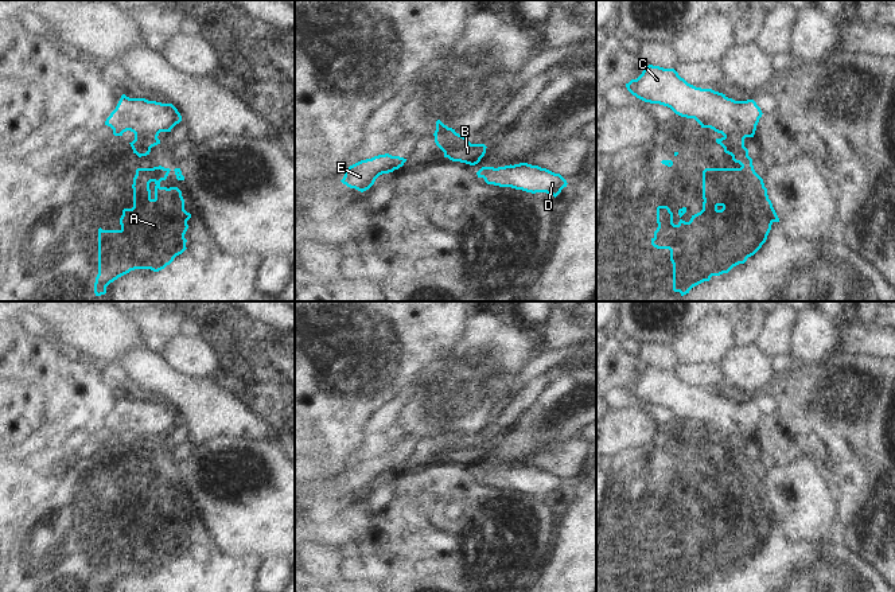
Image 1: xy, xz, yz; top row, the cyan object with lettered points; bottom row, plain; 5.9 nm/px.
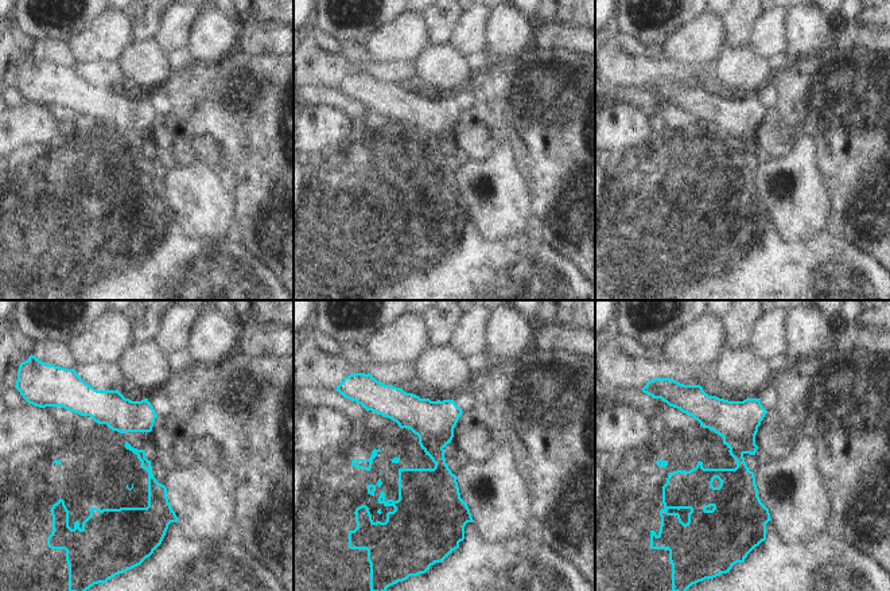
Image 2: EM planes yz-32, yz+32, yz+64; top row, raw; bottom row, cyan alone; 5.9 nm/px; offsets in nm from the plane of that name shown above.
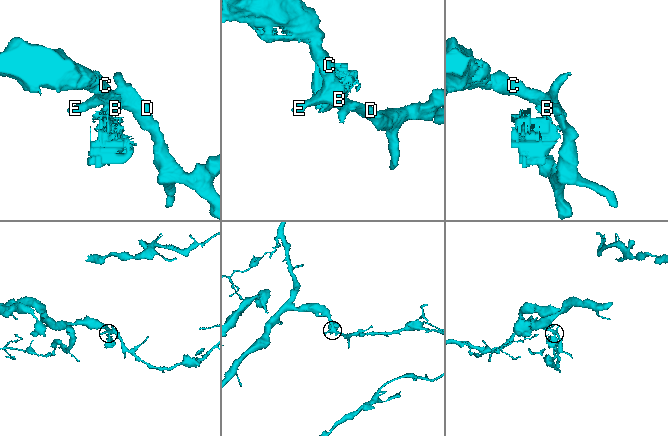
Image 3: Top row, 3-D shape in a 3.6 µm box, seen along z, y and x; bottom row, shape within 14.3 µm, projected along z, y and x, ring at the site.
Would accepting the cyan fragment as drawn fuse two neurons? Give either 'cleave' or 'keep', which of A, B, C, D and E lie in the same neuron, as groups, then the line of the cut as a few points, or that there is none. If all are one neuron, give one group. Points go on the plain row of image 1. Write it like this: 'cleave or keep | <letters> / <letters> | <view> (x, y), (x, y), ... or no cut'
cleave | A / B C D E | yz (723, 439), (736, 448), (743, 448)

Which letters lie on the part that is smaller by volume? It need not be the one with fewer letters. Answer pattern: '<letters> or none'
A

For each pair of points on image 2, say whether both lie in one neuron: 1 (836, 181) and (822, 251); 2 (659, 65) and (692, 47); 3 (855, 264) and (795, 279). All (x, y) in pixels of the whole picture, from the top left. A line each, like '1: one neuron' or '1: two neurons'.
1: two neurons
2: two neurons
3: one neuron

